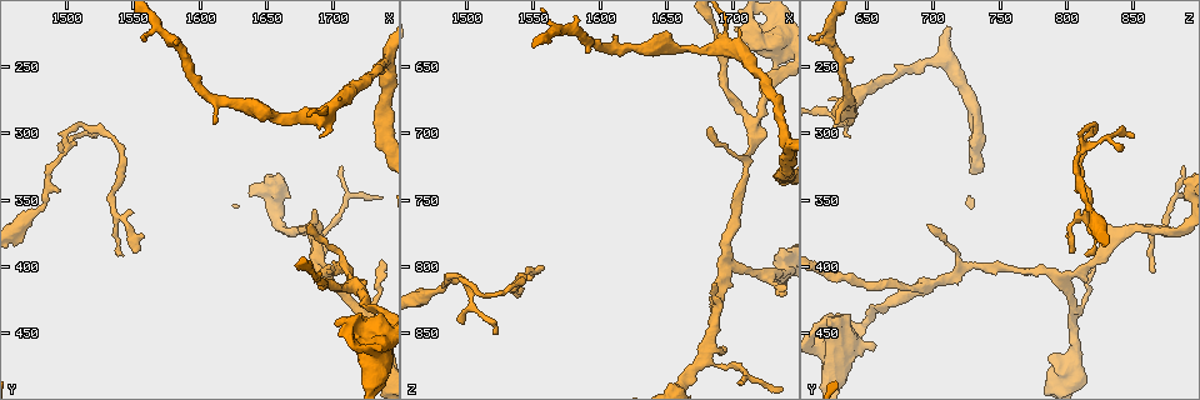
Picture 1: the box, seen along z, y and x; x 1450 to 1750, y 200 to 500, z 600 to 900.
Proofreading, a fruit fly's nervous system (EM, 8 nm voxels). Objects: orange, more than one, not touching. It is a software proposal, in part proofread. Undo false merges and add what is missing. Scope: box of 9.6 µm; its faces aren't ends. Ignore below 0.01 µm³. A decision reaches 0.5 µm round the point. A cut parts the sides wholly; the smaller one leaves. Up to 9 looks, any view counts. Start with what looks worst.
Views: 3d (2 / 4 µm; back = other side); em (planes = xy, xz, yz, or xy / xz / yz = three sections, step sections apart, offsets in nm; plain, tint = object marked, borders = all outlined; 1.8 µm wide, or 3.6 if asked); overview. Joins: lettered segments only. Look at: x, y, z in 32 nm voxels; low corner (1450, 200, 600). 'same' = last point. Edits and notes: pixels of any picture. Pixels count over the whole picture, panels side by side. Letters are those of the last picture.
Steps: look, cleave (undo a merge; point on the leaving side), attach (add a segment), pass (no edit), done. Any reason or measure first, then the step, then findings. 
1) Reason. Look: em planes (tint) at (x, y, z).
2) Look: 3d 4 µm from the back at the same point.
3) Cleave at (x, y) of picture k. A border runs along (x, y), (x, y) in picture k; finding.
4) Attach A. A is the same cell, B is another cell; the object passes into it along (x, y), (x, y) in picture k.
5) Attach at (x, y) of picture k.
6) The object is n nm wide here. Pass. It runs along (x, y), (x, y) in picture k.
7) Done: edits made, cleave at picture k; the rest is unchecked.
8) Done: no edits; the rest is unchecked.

Three arms meet. Look: em yz step 8 (tint) at (1718, 416, 692).

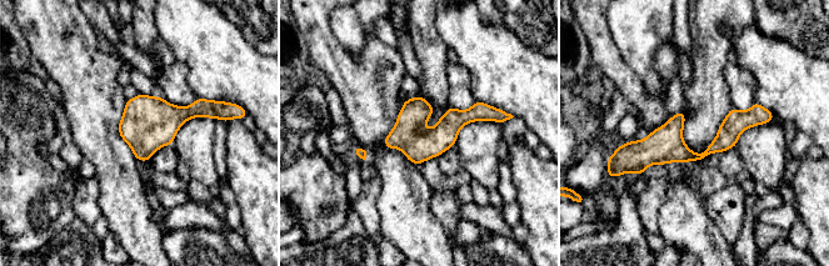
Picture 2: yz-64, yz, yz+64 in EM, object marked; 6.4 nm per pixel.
Another direction. Look: em planes (borders) at the same point.

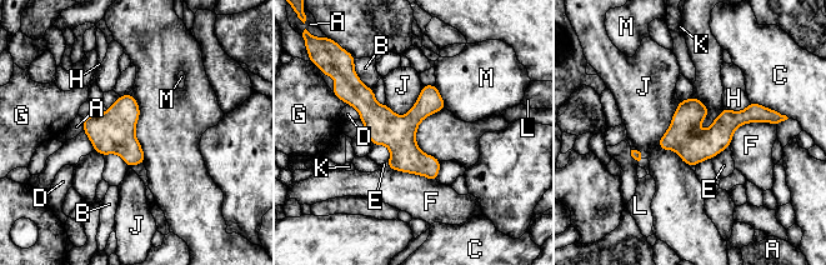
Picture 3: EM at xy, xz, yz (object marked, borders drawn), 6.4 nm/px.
The object is 220 nm wide here. Pass. A, B, C, D, E, F, G, H, J, K, L and M are other cells; a border runs along (680, 101), (659, 146), (689, 166) in picture 3; one neuron here.

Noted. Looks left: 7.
Closes a loop. Look: 3d 4 µm at (1732, 464, 618).

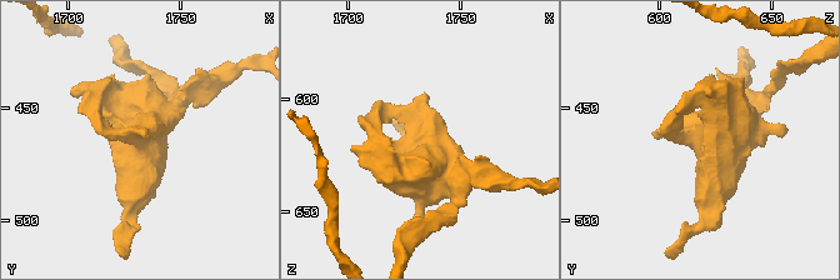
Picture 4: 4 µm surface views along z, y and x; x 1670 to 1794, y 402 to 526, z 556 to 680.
Now the EM. Look: em 3.6 µm xy step 8 (tint) at (1732, 461, 620).

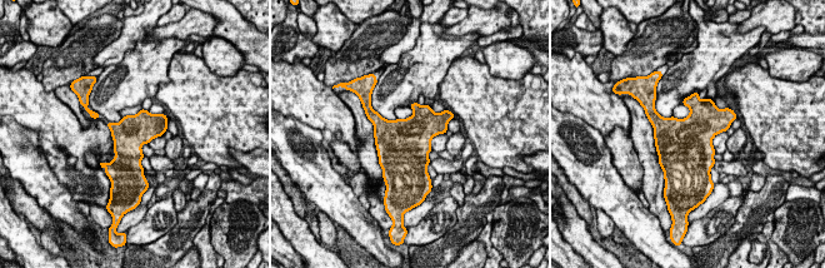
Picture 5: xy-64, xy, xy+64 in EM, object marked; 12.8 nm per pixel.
Cut it another way. Look: em 3.6 µm planes (borders) at the same point.

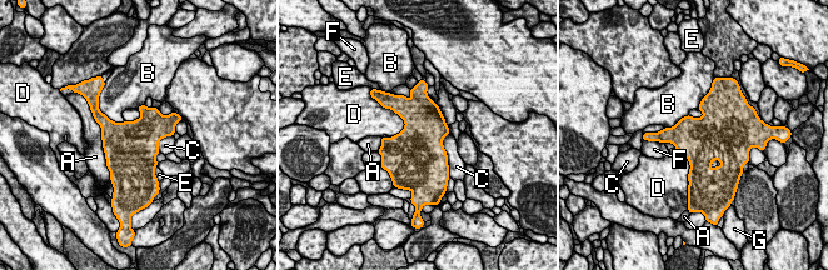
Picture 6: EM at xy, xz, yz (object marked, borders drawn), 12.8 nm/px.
The object is 650 nm wide here. Pass. A, B, C, D, E, F and G are other cells; a border runs along (688, 114), (674, 125), (664, 128) in picture 6; one neuron here.

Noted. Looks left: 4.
Arms part here. Look: em xy step 8 (tint) at (1696, 408, 798).

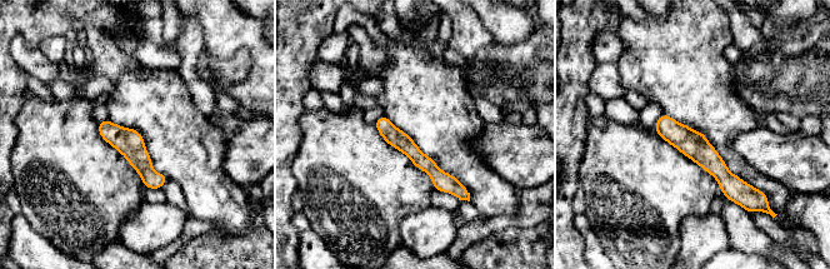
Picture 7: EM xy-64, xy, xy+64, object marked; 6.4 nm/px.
Look: em xy step 8 (borders) at the same point.

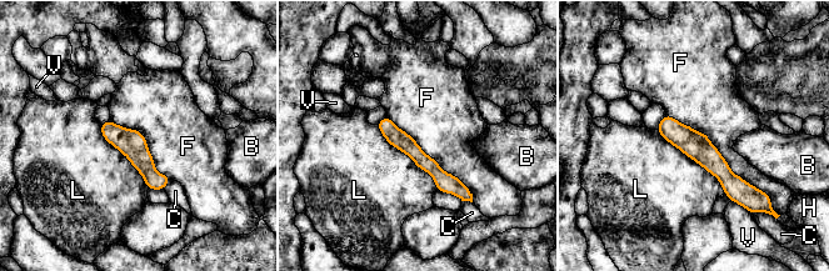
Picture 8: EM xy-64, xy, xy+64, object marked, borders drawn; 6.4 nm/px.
Pass. B, C, F, H, L and V are other cells; a border runs along (667, 114), (767, 192) in picture 8; one neuron here.

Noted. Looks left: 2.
Arms part here. Look: 3d 2 µm from the back at (1696, 286, 634).

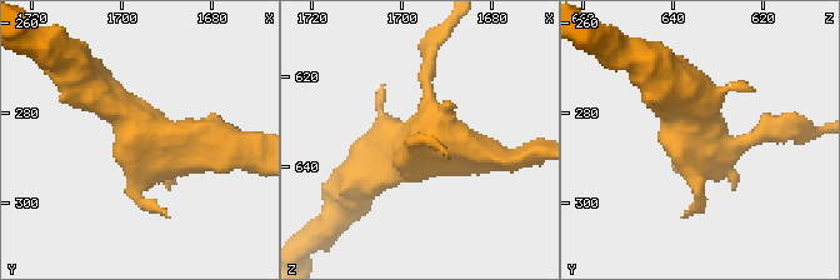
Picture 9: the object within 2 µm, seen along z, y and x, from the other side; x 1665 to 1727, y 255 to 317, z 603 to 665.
3 arms meet here; need the tissue. Look: em xz step 16 (borders) at (1694, 286, 635).

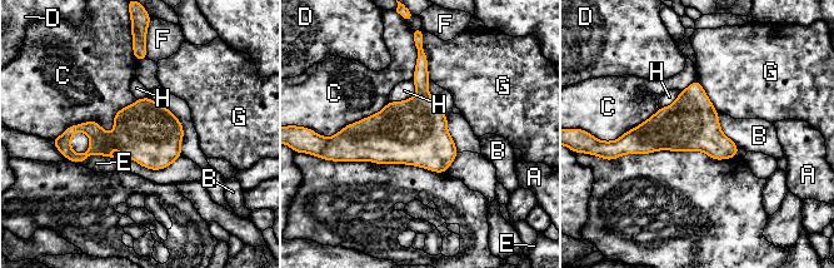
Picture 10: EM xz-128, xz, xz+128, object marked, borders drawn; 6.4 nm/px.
The object is 360 nm wide here. Pass. A, B, C, D, E, F, G and H are other cells; one neuron here.

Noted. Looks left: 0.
Done: no edits; the rest is unchecked.

